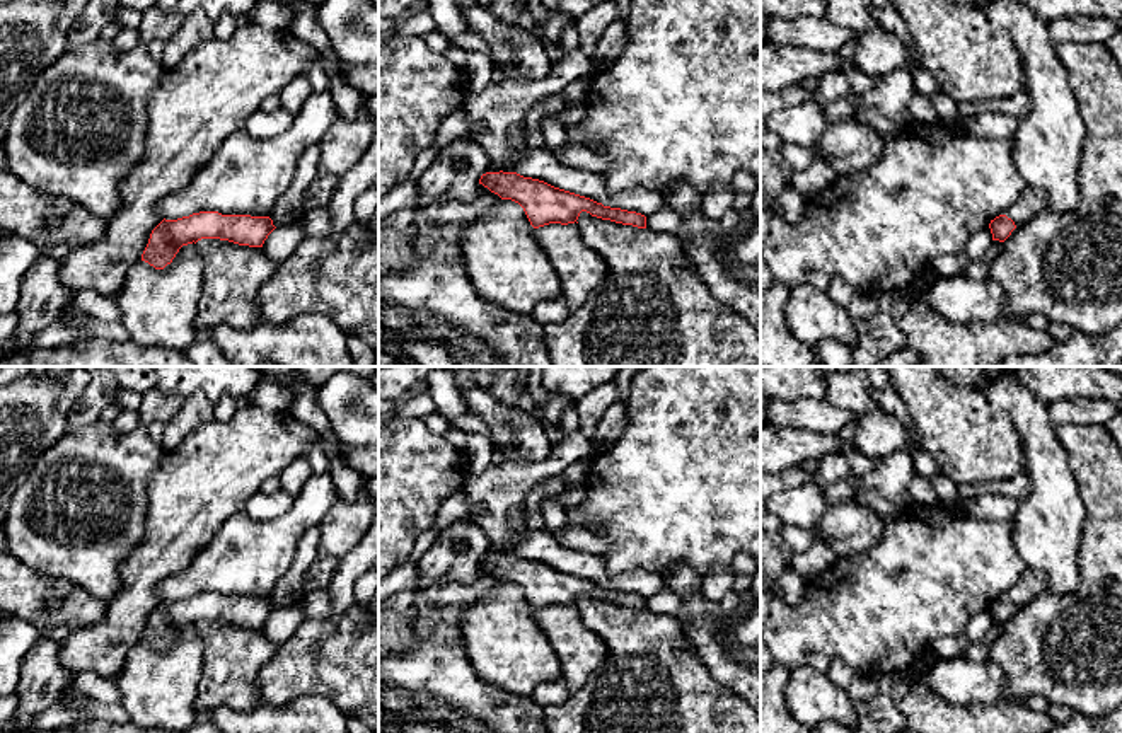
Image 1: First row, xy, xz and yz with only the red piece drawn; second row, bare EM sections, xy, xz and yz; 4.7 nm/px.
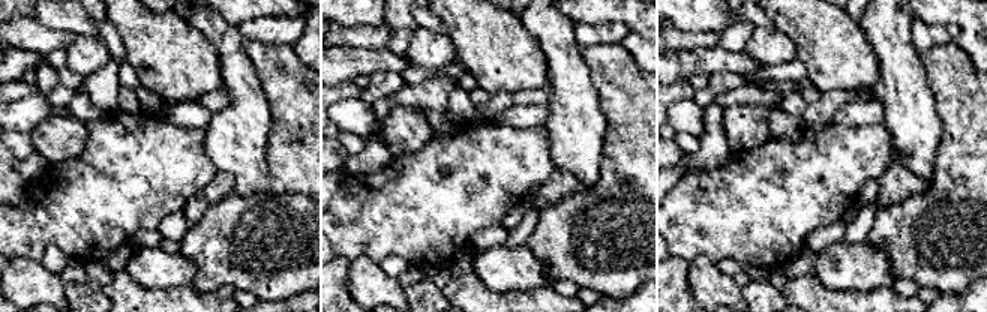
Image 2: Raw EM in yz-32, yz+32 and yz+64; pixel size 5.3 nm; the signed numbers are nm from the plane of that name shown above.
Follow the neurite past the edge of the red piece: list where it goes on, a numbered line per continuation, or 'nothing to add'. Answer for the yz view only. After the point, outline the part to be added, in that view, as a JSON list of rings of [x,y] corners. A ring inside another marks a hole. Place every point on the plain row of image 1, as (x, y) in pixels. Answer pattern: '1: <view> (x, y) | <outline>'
1: yz (1032, 583) | [[[1025,568],[1020,580],[1008,592],[1004,592],[1003,597],[1011,600],[1016,609],[1021,609],[1044,592],[1049,592],[1047,576],[1042,571]]]

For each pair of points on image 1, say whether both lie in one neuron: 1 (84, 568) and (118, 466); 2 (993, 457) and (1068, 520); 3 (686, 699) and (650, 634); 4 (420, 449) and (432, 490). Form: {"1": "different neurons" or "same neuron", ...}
{"1": "same neuron", "2": "different neurons", "3": "same neuron", "4": "same neuron"}

